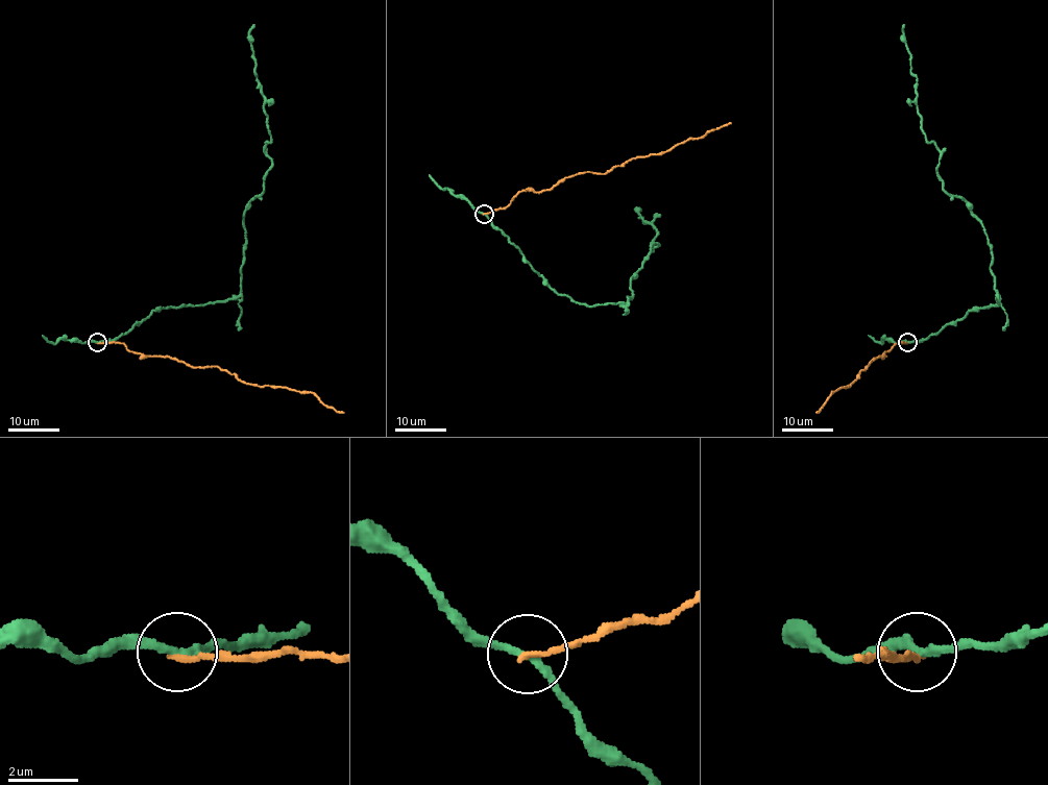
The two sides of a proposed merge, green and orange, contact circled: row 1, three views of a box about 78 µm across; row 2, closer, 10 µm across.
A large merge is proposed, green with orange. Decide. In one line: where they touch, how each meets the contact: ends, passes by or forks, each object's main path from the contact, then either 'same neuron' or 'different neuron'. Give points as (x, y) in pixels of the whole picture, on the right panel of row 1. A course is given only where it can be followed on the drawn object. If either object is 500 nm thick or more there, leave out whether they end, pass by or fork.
place (907, 342); green passes by; orange ends; course green (907, 342), (999, 304), (982, 223), (960, 197), (943, 189), (941, 152), (921, 127), (904, 24); course orange (907, 342), (897, 342), (883, 353), (885, 357), (874, 358), (851, 384), (832, 392), (817, 413); different neuron

